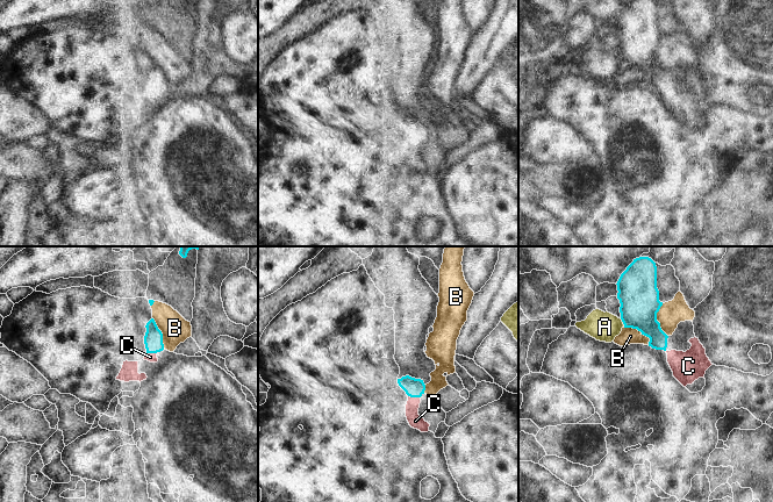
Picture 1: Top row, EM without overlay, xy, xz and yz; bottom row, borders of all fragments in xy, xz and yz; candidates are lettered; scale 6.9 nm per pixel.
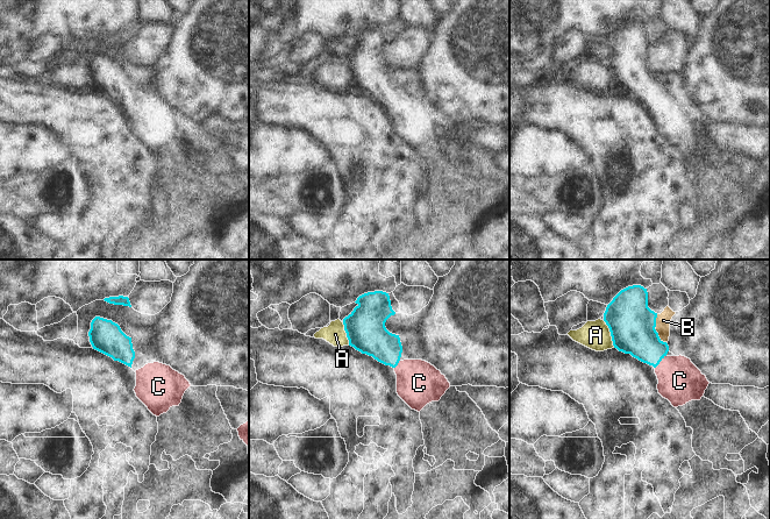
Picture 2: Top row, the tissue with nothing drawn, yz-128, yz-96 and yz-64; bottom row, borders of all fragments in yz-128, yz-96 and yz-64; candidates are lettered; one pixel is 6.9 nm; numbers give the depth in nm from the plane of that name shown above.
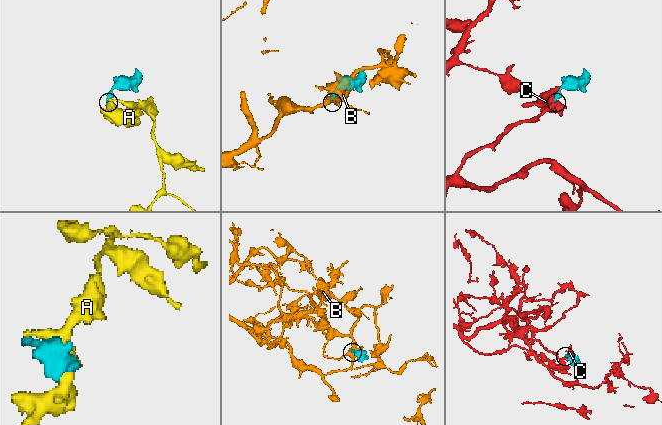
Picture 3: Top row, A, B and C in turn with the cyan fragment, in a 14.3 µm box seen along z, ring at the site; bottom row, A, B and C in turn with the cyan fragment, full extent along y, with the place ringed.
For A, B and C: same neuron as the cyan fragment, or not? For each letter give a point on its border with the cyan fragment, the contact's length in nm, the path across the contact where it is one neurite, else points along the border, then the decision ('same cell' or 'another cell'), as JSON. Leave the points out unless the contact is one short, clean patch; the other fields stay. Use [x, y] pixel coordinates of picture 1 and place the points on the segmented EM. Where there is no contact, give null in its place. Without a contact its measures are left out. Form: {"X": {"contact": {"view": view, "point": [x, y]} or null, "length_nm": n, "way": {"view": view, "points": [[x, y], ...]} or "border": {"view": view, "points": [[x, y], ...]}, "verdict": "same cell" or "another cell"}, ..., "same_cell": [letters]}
{"A": {"contact": {"view": "yz", "point": [622, 321]}, "length_nm": 70, "border": {"view": "yz", "points": [[620, 318], [624, 325]]}, "verdict": "another cell"}, "B": {"contact": {"view": "yz", "point": [639, 330]}, "length_nm": 220, "verdict": "another cell"}, "C": {"contact": {"view": "xz", "point": [414, 396]}, "length_nm": 90, "way": {"view": "xz", "points": [[413, 387], [414, 396], [415, 421]]}, "verdict": "same cell"}, "same_cell": ["C"]}

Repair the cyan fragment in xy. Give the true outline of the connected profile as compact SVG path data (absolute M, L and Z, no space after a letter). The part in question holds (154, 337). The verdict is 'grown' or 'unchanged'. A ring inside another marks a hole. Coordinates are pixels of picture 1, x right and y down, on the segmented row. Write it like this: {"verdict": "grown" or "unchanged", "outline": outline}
{"verdict": "grown", "outline": "M151 318L146 325L146 332L144 336L144 344L146 349L146 356L143 358L150 363L157 363L157 353L164 350L163 334L158 329L153 318Z"}

